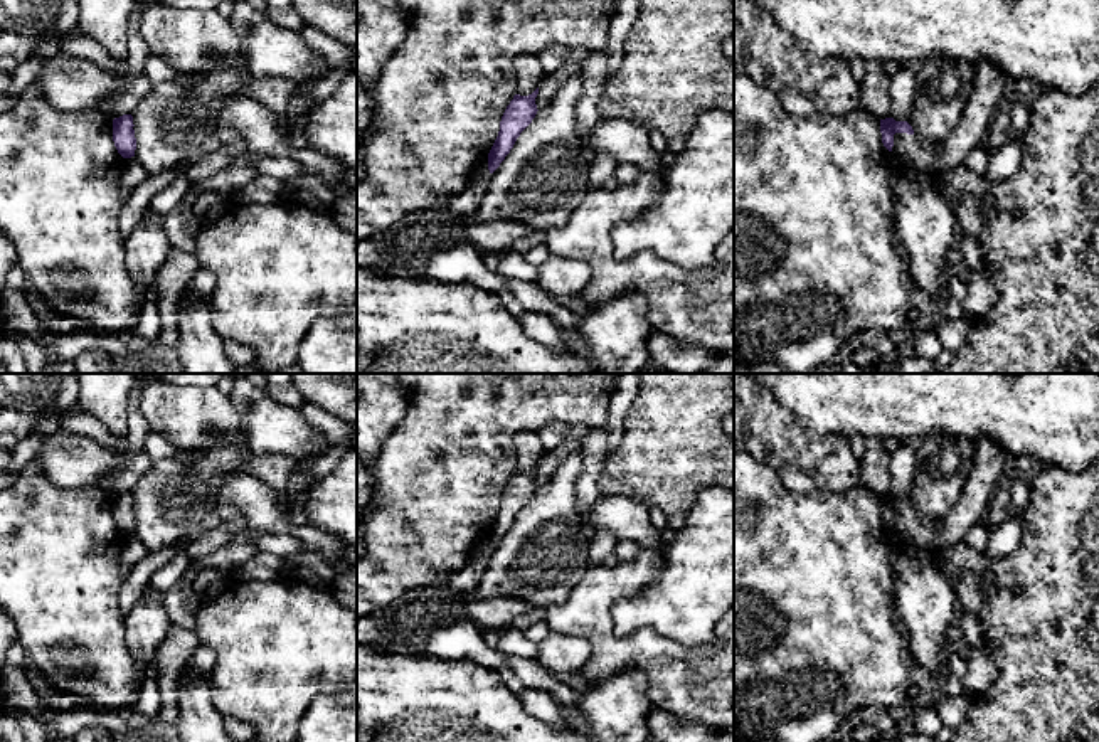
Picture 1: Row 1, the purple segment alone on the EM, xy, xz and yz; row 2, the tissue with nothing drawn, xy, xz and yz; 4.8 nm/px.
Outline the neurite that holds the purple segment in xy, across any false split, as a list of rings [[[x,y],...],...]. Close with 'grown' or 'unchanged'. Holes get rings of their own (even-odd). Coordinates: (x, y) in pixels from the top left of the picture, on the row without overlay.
[[[123,491],[113,496],[113,518],[123,535],[135,533],[136,515],[133,503],[131,491]]]; unchanged

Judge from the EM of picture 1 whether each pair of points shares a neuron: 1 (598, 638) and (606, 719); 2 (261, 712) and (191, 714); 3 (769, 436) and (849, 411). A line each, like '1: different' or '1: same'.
1: different
2: different
3: different

